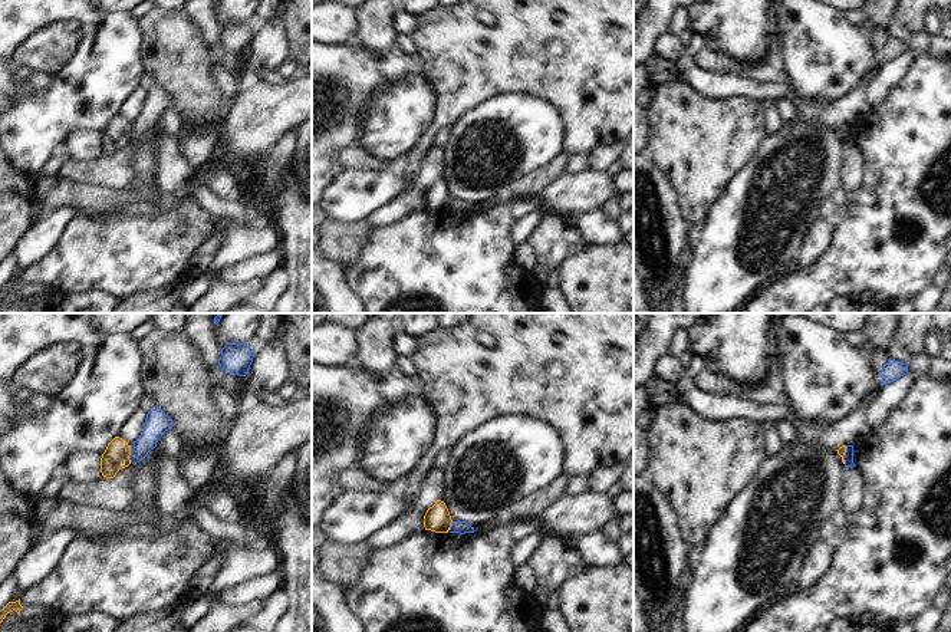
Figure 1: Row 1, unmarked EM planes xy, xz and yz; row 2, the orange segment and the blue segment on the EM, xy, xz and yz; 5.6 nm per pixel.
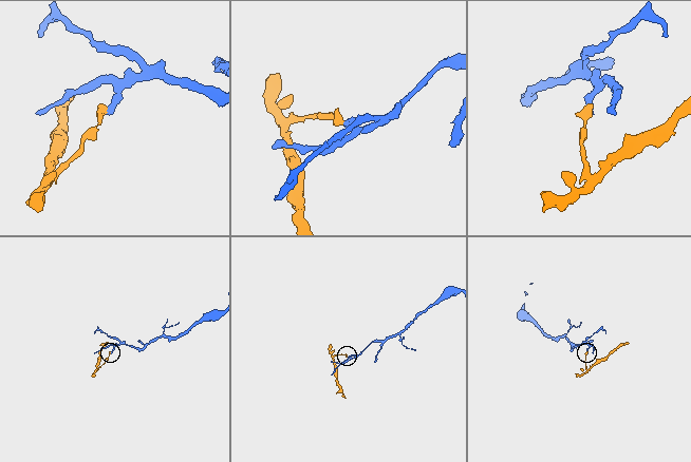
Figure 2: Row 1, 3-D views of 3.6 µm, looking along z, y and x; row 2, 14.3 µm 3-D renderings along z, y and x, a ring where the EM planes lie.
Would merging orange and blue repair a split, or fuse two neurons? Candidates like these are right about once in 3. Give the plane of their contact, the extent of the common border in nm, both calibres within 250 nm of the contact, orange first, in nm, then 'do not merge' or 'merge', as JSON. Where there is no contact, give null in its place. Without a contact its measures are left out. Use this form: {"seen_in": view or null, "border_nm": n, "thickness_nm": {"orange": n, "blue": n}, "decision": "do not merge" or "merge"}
{"seen_in": "xy", "border_nm": 100, "thickness_nm": {"orange": 140, "blue": 140}, "decision": "do not merge"}

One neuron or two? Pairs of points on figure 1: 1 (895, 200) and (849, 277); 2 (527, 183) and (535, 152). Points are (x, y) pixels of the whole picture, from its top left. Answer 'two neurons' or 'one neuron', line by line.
1: one neuron
2: two neurons

